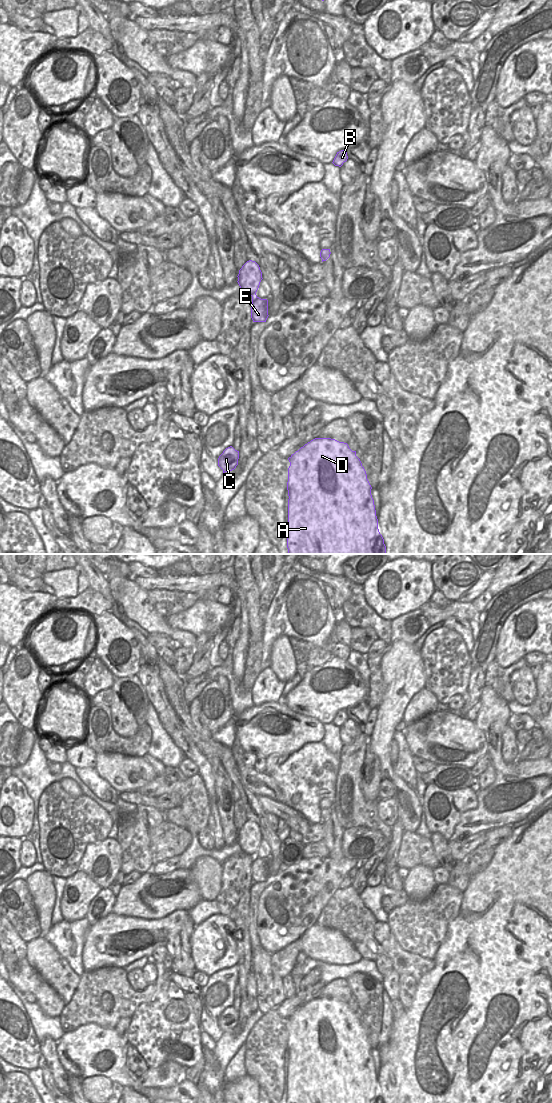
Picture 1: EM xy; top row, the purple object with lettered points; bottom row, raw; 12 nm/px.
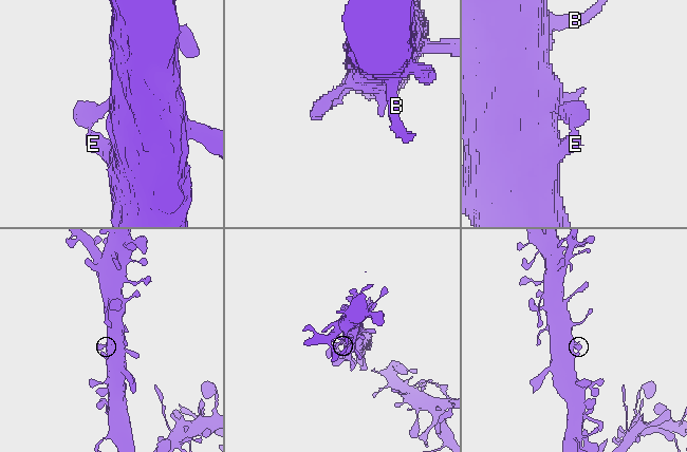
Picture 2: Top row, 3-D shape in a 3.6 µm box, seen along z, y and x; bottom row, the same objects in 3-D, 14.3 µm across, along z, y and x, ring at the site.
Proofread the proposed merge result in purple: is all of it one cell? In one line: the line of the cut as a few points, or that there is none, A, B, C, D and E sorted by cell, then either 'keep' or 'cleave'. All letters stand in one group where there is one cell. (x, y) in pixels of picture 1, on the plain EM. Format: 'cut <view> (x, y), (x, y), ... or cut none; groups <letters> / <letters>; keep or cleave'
cut none; groups A B C D E; keep

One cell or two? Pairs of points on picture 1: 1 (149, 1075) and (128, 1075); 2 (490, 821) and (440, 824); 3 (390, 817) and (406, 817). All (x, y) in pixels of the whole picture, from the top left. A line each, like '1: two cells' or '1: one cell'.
1: two cells
2: two cells
3: two cells

